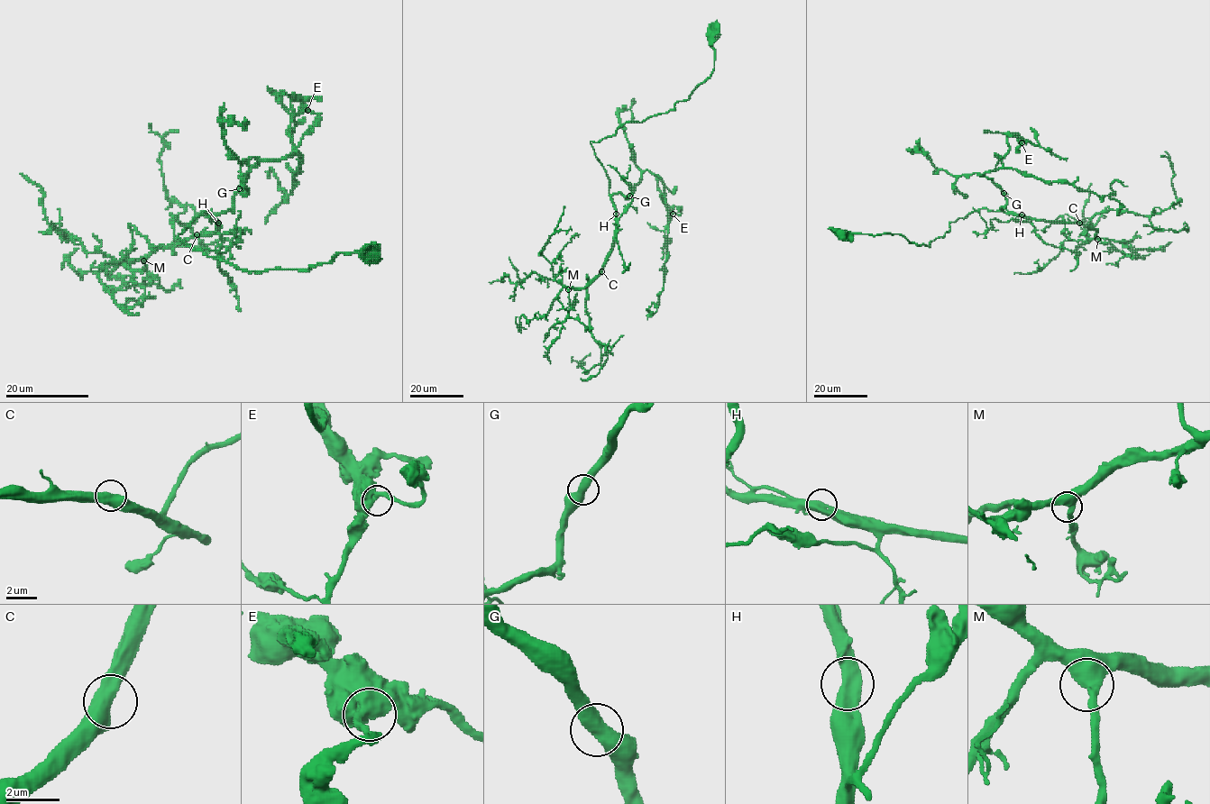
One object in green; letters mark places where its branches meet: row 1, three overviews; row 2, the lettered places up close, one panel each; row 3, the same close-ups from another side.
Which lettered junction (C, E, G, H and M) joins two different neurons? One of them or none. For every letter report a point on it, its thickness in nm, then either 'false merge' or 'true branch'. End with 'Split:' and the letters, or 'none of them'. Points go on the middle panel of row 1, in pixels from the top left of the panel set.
C: (601, 271) | 550 nm | true branch
E: (673, 214) | 600 nm | true branch
G: (629, 196) | 500 nm | true branch
H: (616, 214) | 550 nm | true branch
M: (568, 289) | 500 nm | true branch
Split: none of them

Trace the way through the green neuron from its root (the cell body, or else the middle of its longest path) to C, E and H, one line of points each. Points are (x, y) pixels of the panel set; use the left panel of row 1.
C: (371, 255), (337, 253), (308, 269), (249, 271), (178, 235), (206, 213), (218, 228), (197, 234)
E: (371, 255), (249, 271), (178, 235), (204, 213), (227, 212), (258, 162), (289, 155), (291, 101), (307, 110)
H: (371, 255), (337, 253), (308, 269), (249, 271), (178, 235), (204, 213), (218, 223)

